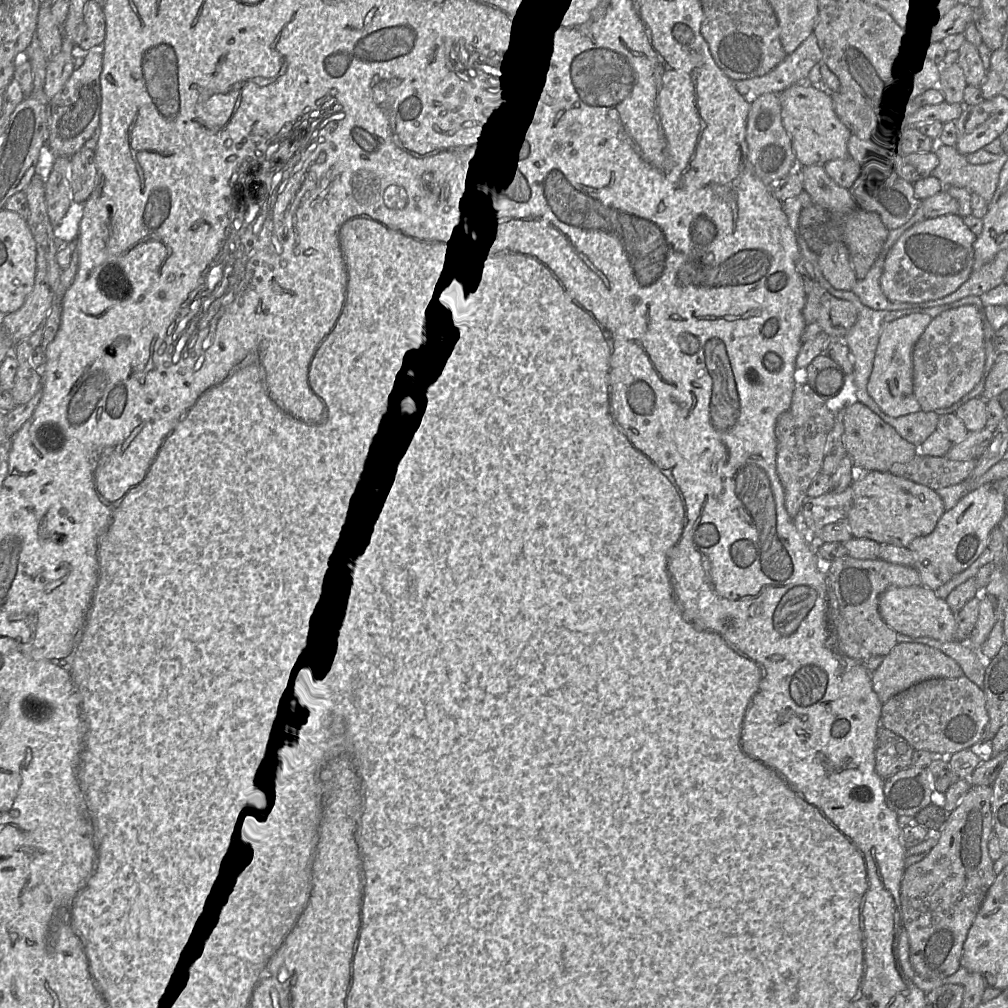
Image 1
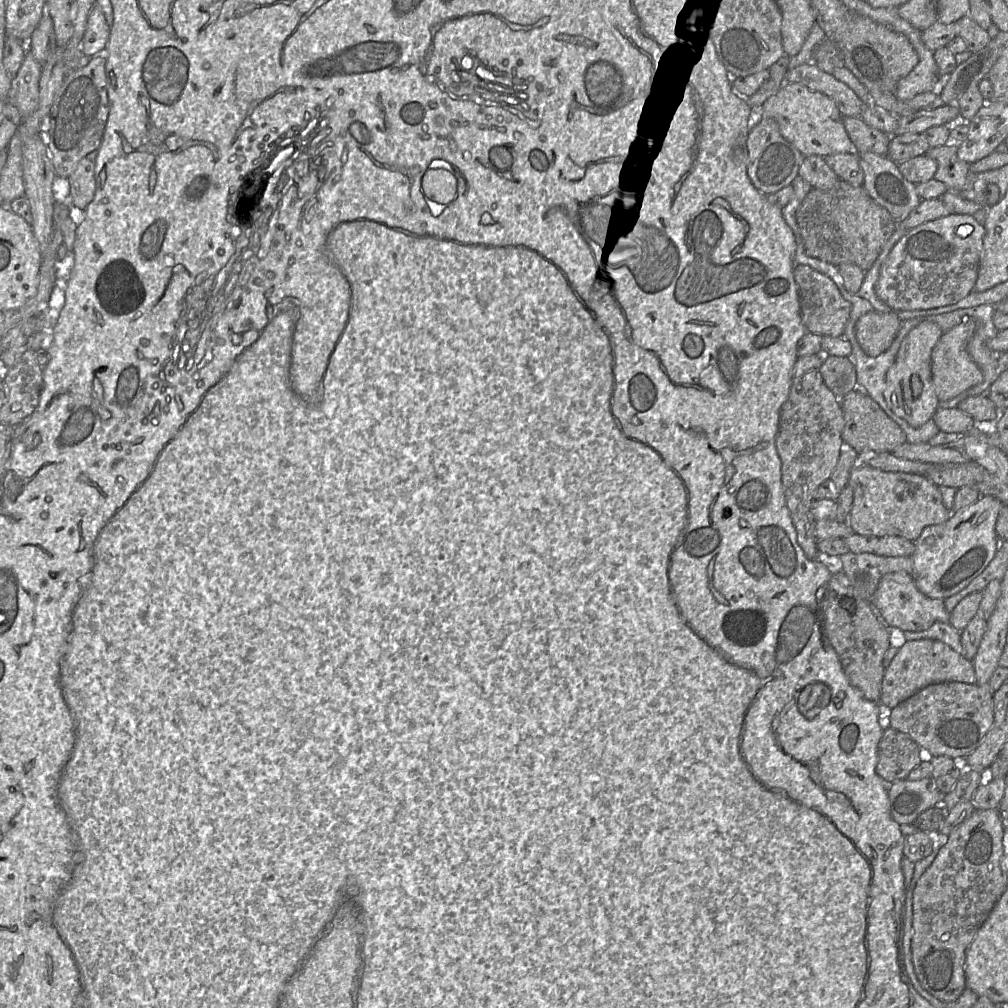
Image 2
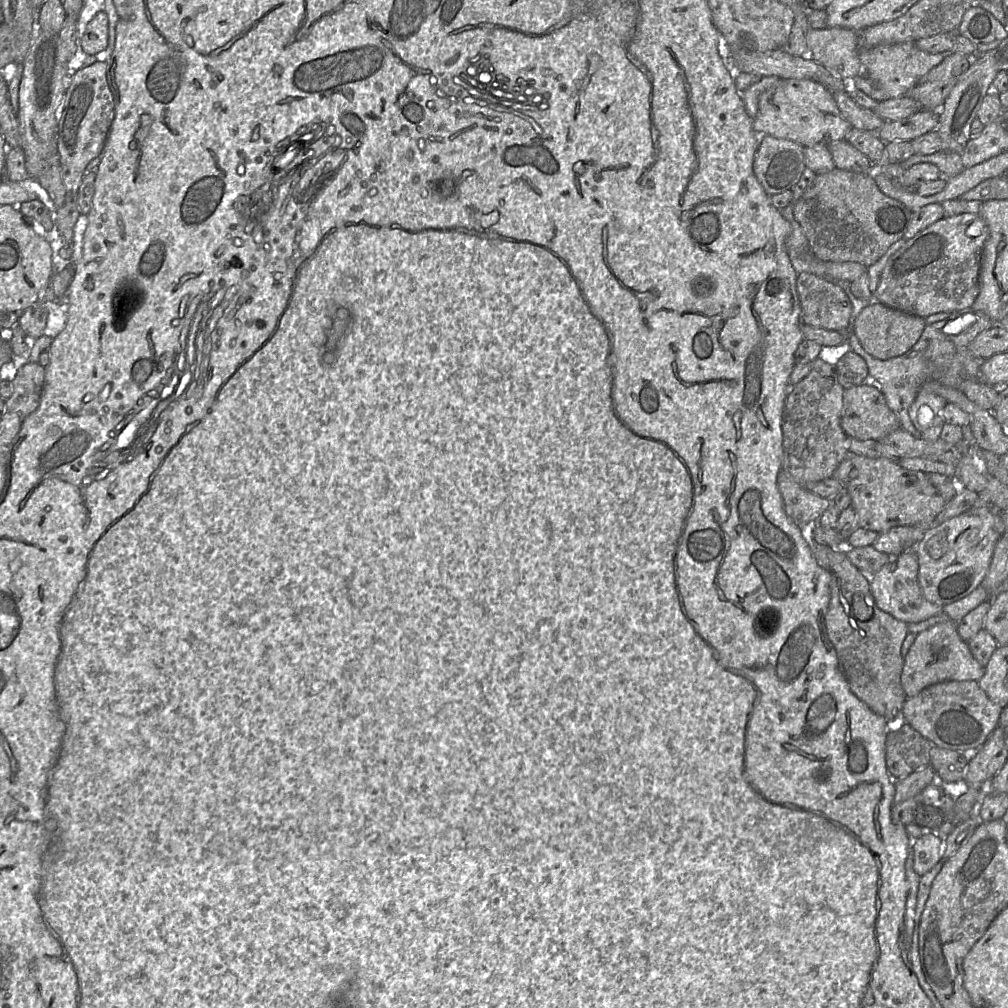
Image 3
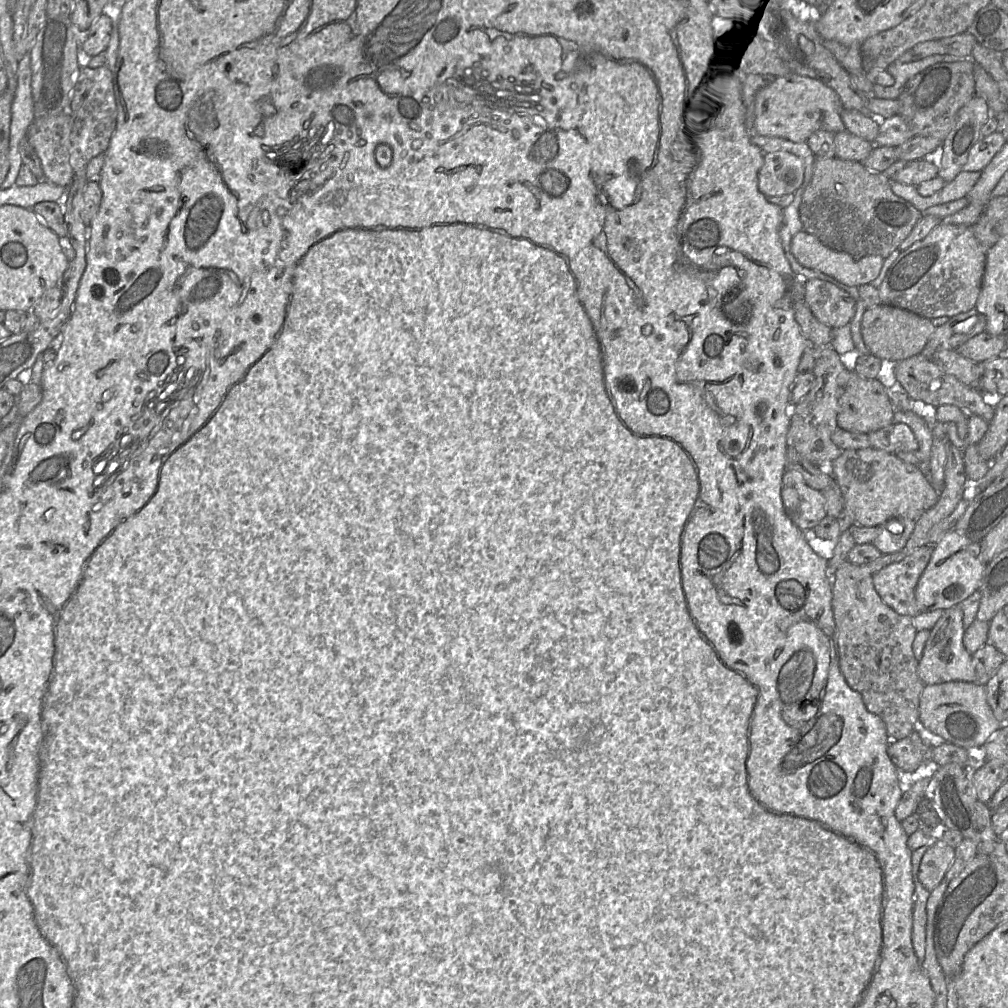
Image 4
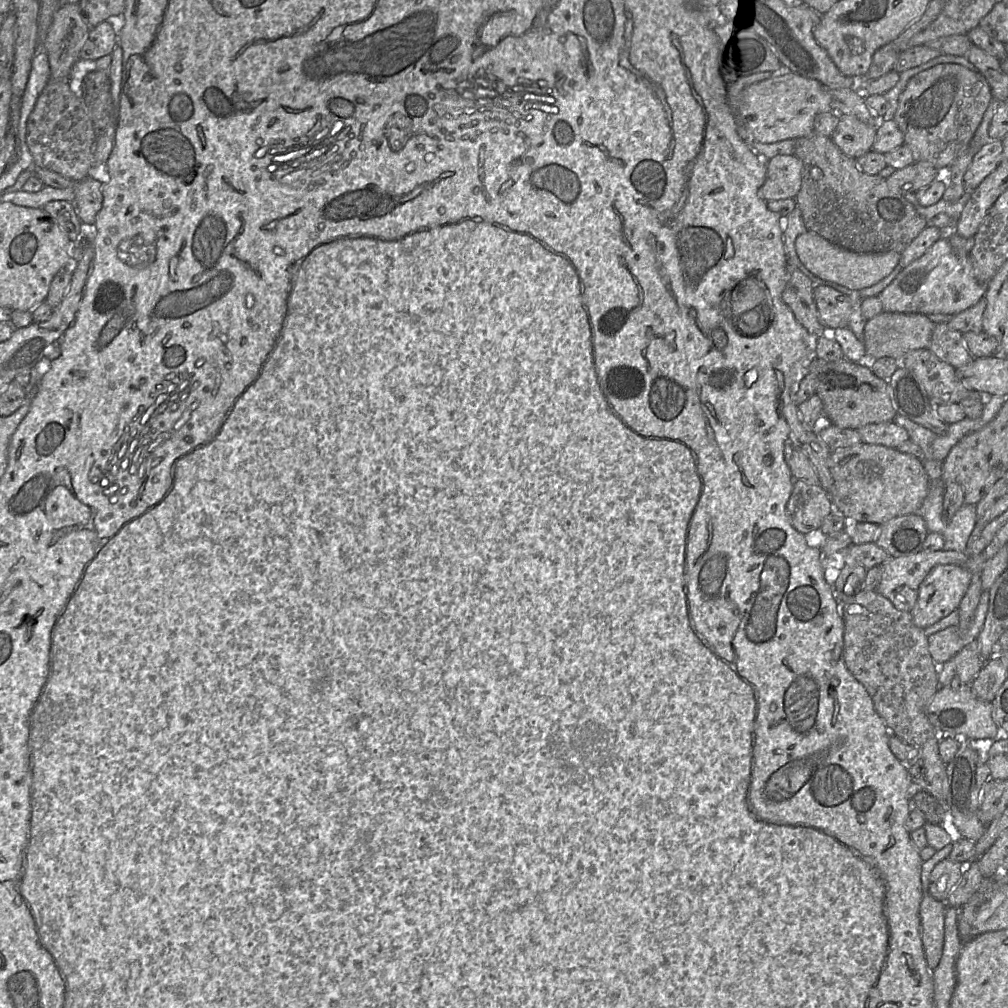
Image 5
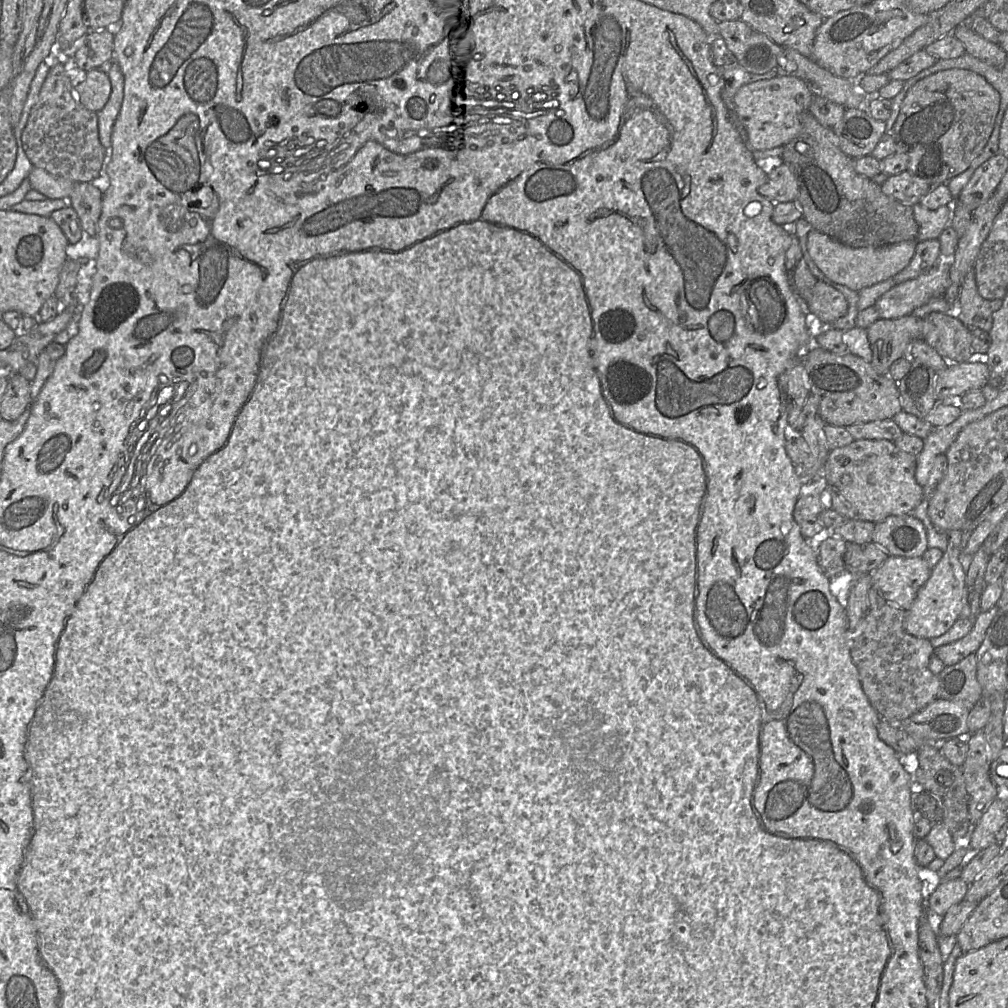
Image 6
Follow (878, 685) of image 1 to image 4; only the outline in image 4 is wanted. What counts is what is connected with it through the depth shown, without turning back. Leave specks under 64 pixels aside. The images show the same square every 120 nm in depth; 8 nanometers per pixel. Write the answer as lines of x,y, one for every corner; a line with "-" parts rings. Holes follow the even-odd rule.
957,605
946,609
932,627
922,657
918,660
918,675
926,686
953,681
974,683
976,673
972,655
967,652
963,644
964,631
963,612

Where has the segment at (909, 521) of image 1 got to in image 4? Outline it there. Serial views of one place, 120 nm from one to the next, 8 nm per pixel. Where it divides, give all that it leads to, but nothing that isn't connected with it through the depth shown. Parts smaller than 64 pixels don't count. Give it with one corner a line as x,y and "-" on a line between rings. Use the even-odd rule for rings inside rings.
873,447
844,450
827,468
833,476
854,524
879,527
888,520
903,517
917,520
938,501
939,492
919,466
902,461
894,453

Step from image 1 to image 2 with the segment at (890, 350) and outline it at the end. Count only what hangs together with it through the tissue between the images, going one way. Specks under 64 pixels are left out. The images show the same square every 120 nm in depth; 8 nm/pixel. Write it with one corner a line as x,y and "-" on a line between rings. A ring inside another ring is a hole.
931,322
914,327
900,344
895,362
886,374
884,398
888,407
912,427
920,427
932,419
939,409
939,400
931,373
932,351
942,335
940,327

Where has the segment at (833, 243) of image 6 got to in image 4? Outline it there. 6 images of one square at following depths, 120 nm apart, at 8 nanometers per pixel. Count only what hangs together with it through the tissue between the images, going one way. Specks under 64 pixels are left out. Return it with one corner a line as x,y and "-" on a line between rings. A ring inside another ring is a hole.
800,231
793,236
791,253
803,267
826,274
847,286
856,287
869,284
877,278
884,261
881,256
853,257
846,253
834,251
805,231

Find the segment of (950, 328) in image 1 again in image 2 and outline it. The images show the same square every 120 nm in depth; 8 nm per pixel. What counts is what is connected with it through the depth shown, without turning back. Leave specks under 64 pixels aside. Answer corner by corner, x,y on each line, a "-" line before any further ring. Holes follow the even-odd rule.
964,316
960,324
941,335
933,348
931,356
931,373
935,393
939,402
953,399
983,381
982,371
972,360
967,351
968,342
972,338
975,329
975,321
970,317

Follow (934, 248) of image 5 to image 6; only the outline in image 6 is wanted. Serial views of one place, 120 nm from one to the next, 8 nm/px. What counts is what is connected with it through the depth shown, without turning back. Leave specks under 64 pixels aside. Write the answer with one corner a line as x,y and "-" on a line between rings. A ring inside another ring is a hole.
940,259
917,278
895,284
875,303
879,318
896,319
909,314
931,298
943,296
950,285
949,261

